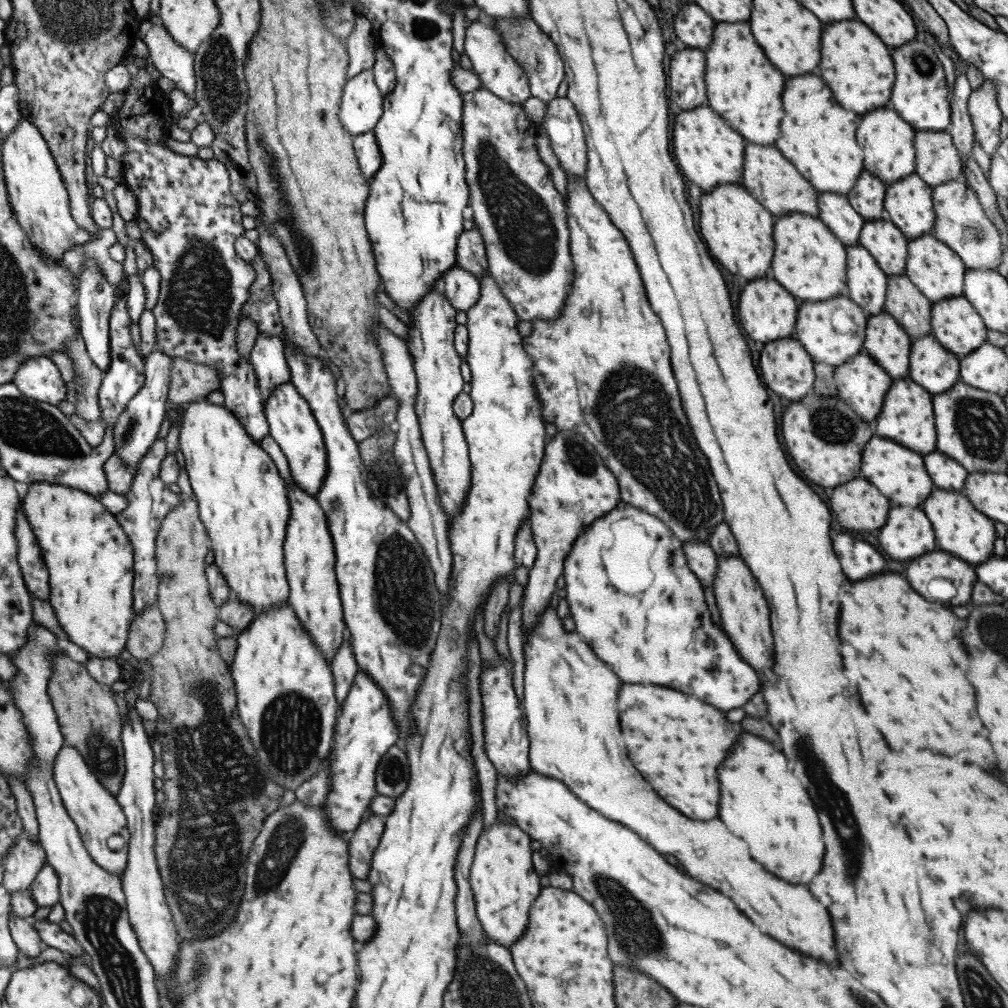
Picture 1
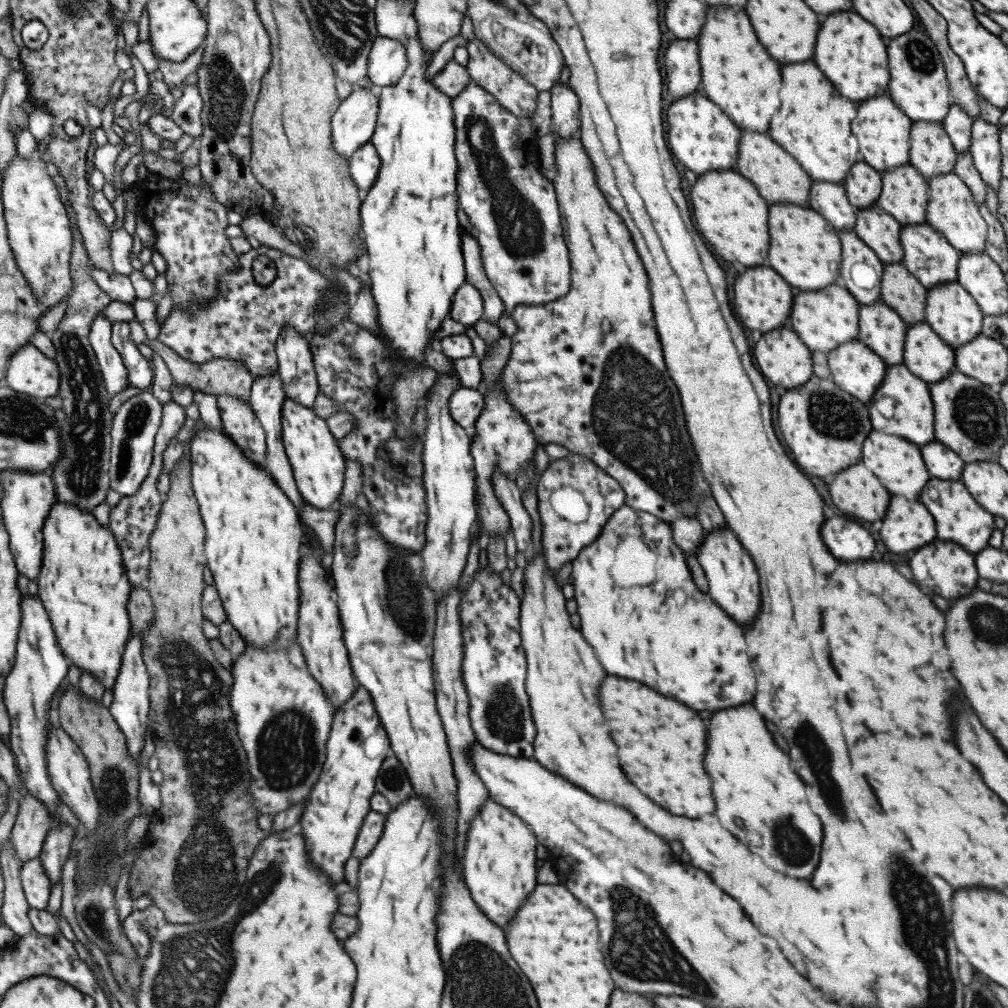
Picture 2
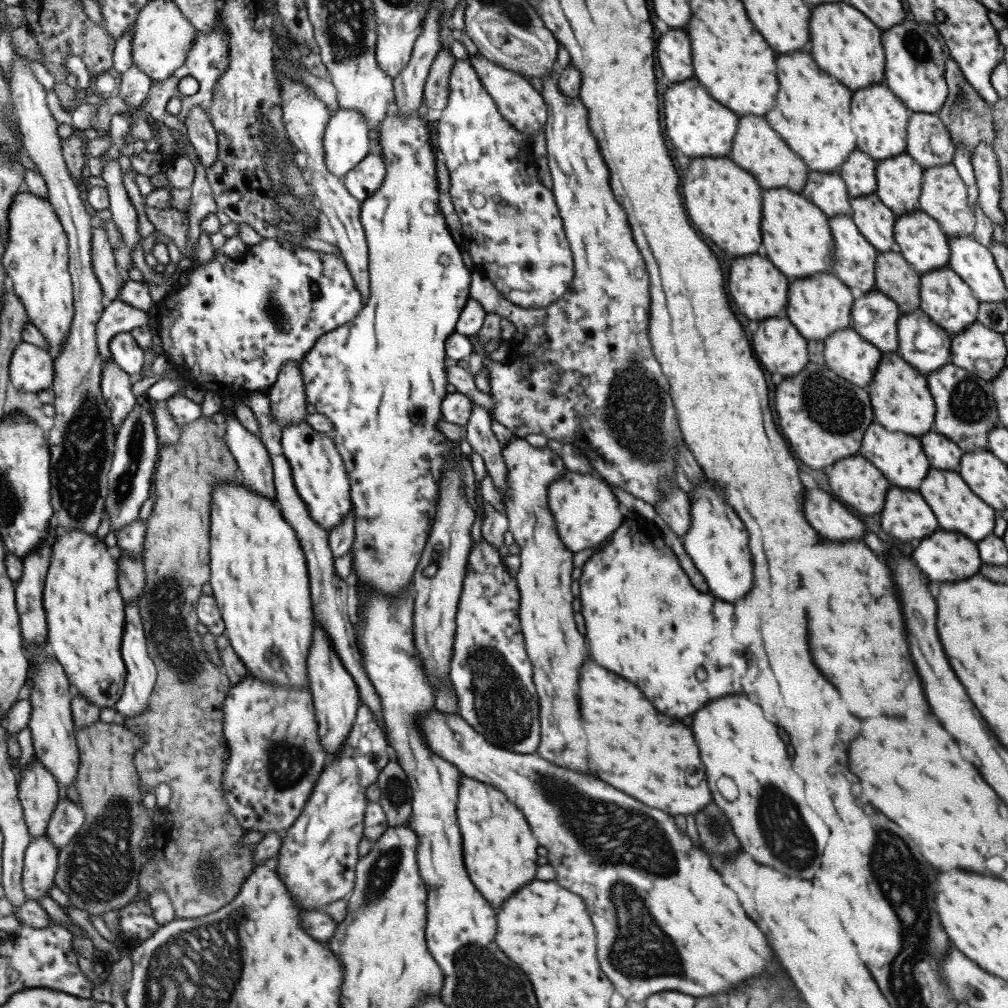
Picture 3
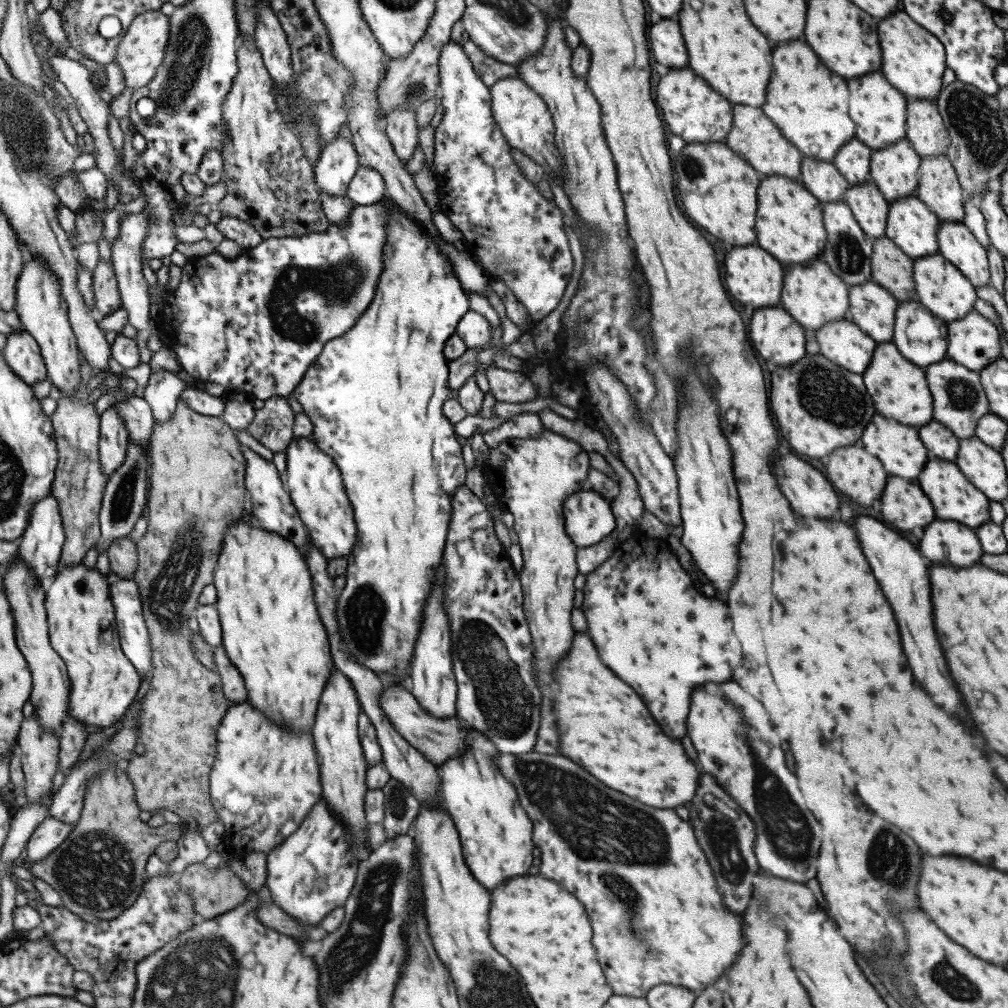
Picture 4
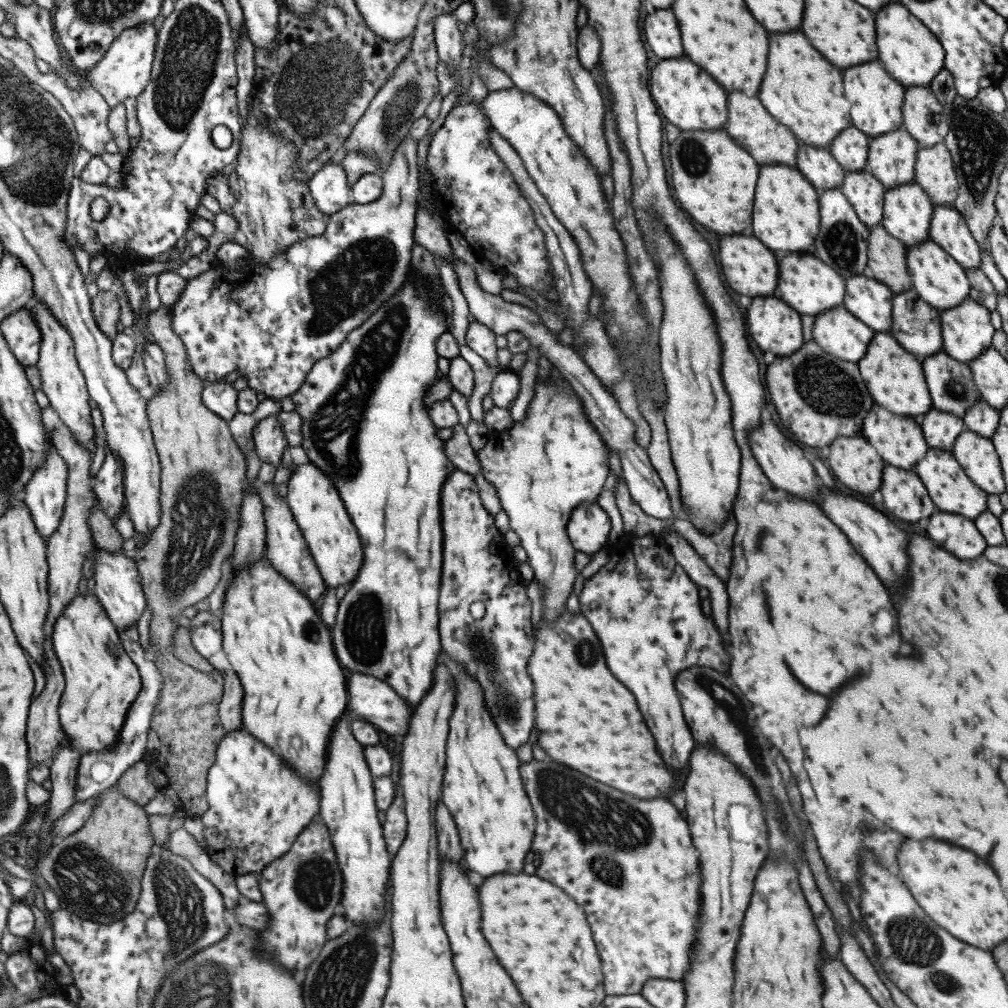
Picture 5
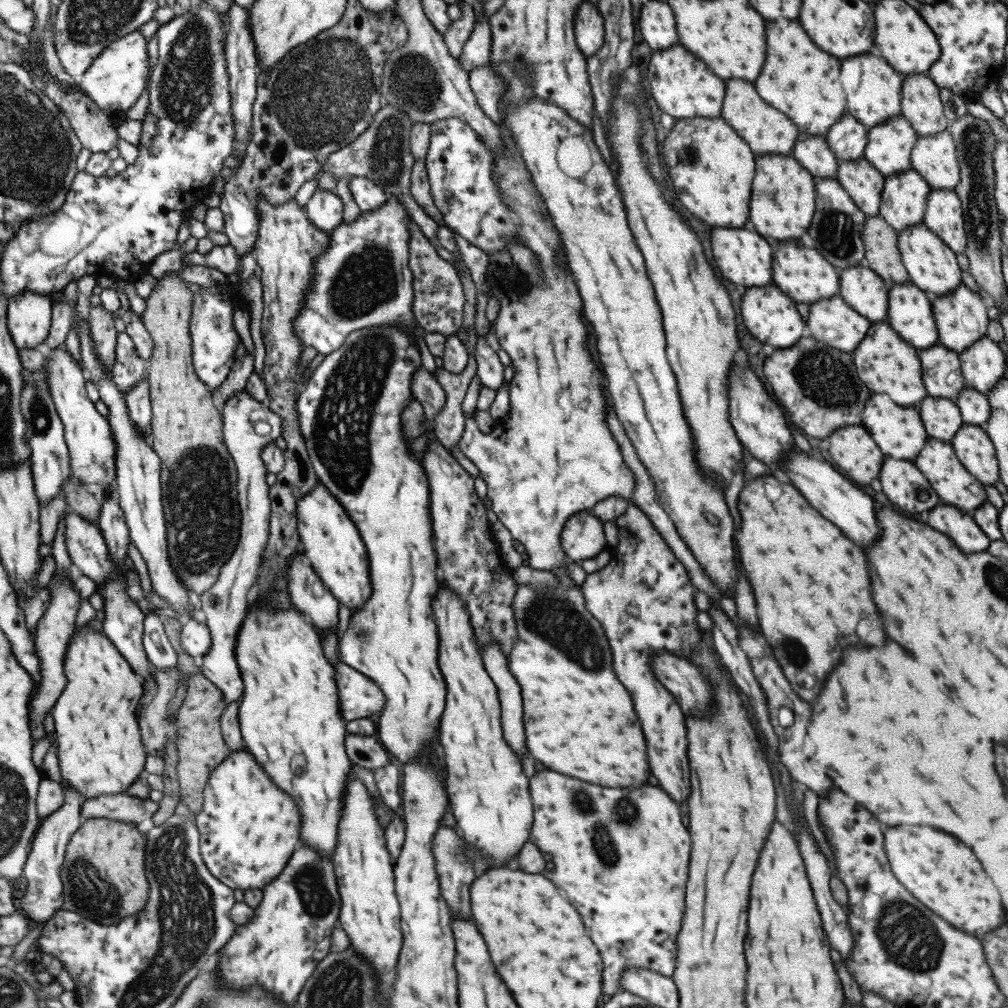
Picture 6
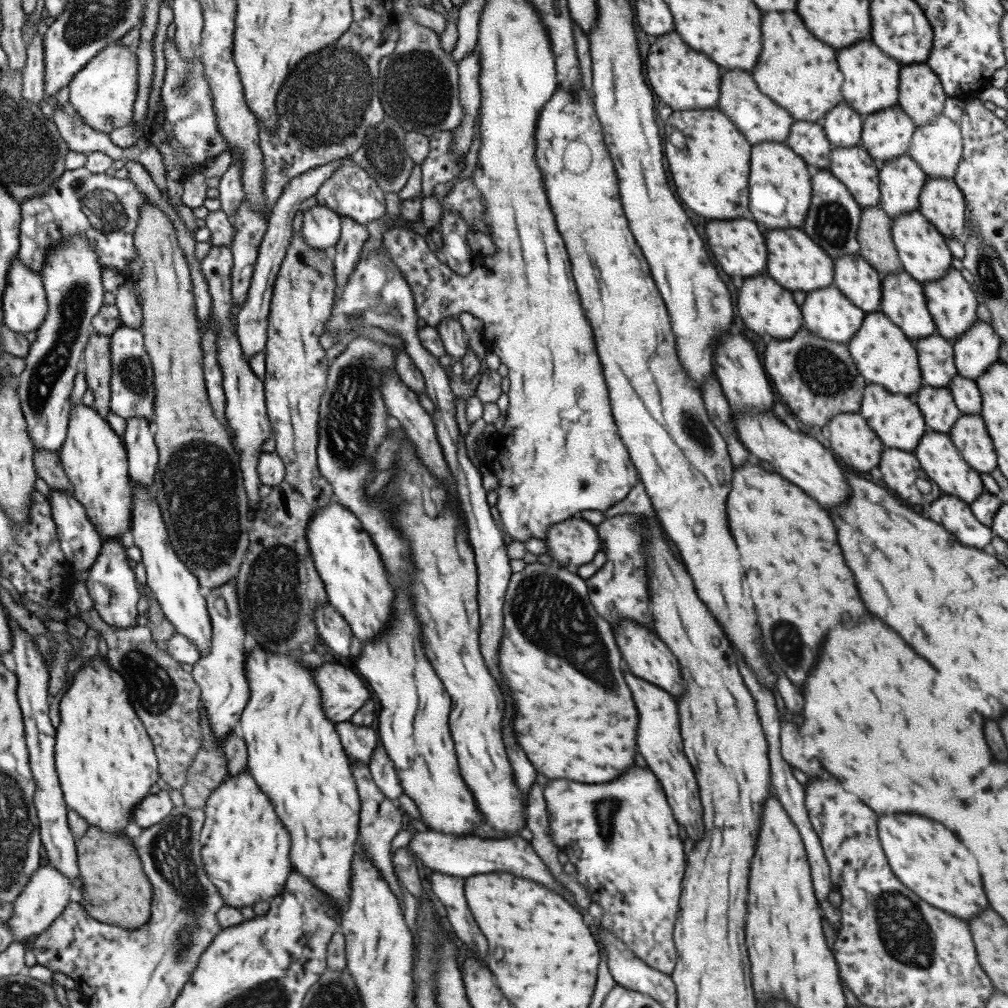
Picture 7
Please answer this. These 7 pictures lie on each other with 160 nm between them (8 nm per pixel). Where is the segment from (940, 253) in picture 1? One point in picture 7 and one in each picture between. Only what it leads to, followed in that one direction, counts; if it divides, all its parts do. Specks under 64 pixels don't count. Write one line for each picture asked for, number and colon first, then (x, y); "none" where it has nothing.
2: (927, 255)
3: (922, 243)
4: (912, 226)
5: (907, 210)
6: (903, 196)
7: (899, 181)

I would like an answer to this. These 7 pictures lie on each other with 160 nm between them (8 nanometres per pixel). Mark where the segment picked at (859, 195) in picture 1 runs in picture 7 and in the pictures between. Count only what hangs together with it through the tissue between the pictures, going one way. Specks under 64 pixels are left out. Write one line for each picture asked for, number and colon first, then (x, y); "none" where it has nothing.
2: (862, 185)
3: (857, 172)
4: (852, 160)
5: (849, 148)
6: (846, 138)
7: (842, 126)

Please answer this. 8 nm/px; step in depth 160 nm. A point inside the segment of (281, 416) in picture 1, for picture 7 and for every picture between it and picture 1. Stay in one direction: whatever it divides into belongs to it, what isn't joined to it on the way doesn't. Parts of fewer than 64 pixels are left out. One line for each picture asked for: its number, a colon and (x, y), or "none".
2: (317, 465)
3: (318, 475)
4: (313, 482)
5: (319, 513)
6: (331, 545)
7: (355, 582)

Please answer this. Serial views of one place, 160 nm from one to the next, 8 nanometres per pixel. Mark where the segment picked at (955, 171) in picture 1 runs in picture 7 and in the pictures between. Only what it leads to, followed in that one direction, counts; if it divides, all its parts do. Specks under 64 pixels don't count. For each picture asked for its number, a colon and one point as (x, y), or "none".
2: (931, 153)
3: (928, 142)
4: (925, 131)
5: (922, 117)
6: (920, 105)
7: (920, 95)

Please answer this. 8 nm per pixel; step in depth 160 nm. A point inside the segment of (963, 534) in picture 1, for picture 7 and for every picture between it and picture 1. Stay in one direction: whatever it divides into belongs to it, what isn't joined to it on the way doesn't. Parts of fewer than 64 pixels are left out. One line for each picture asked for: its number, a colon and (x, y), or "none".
2: (958, 518)
3: (955, 507)
4: (952, 496)
5: (950, 489)
6: (936, 460)
7: (938, 458)

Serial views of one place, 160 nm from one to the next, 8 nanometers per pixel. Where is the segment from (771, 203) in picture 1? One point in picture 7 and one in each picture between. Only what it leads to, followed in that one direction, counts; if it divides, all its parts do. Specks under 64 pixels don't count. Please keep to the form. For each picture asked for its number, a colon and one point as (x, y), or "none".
2: (777, 177)
3: (755, 148)
4: (754, 137)
5: (748, 124)
6: (766, 130)
7: (758, 119)

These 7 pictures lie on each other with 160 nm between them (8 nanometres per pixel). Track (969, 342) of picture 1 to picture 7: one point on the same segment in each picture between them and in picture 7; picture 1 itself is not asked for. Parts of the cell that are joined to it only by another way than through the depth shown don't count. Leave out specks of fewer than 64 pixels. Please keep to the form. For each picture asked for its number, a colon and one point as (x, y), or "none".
2: (952, 314)
3: (944, 297)
4: (940, 288)
5: (937, 278)
6: (931, 266)
7: (922, 252)

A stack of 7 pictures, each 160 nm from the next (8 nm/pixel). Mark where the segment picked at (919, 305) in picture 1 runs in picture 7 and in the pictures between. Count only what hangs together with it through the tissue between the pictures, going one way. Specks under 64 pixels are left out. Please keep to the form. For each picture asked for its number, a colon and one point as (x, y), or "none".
2: (899, 290)
3: (894, 277)
4: (891, 268)
5: (885, 256)
6: (881, 255)
7: (875, 246)

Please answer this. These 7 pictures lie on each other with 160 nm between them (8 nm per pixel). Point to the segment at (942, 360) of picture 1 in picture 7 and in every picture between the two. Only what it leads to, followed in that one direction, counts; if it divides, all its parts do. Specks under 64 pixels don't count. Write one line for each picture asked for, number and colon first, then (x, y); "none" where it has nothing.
2: (929, 358)
3: (922, 343)
4: (918, 335)
5: (916, 326)
6: (909, 313)
7: (902, 300)

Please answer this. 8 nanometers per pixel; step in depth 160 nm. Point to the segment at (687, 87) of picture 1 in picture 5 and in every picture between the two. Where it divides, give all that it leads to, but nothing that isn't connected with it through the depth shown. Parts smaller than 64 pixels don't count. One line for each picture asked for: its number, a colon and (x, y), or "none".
2: (682, 72)
3: (672, 55)
4: (664, 41)
5: (660, 32)

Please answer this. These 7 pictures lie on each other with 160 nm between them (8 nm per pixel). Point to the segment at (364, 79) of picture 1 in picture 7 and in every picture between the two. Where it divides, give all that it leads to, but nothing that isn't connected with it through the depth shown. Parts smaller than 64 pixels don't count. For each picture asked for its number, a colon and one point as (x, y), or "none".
2: (352, 123)
3: (344, 142)
4: (337, 162)
5: (328, 187)
6: (324, 209)
7: (320, 227)

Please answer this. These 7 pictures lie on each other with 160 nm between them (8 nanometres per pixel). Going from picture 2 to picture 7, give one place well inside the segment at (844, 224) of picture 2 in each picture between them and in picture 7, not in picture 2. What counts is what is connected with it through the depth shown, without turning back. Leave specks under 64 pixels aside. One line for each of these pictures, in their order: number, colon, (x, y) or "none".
3: (826, 191)
4: (821, 179)
5: (816, 164)
6: (811, 152)
7: (805, 138)

